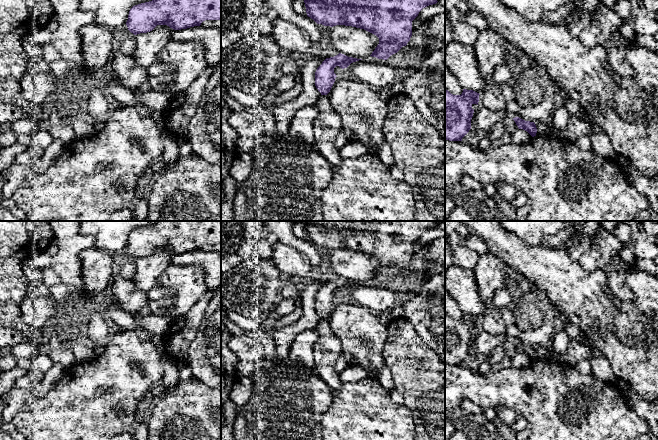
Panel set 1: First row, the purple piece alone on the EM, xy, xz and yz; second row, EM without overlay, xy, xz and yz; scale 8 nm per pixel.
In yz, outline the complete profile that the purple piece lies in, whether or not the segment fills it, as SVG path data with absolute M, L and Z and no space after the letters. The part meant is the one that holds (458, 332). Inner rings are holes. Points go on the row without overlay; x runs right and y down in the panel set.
M445 313L445 363L462 365L471 353L473 328L479 326L479 317L463 313L461 319L453 319Z

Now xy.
M156 221L133 230L126 249L137 259L157 249L181 254L200 250L205 244L221 244L221 221Z

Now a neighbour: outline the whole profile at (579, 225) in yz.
M577 221L575 223L572 238L569 240L570 244L577 243L577 242L579 242L581 240L583 232L584 232L585 223L586 223L586 221Z

